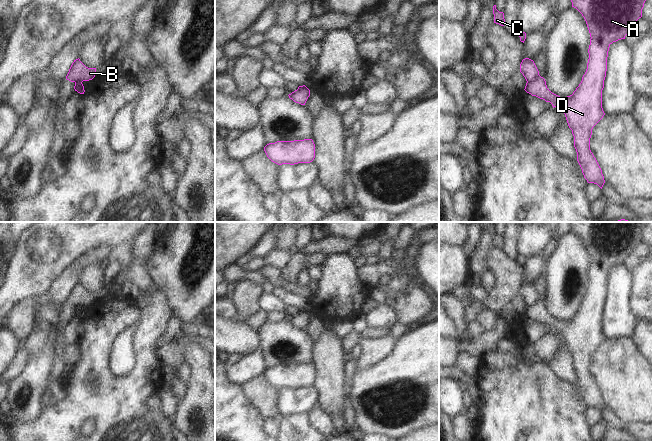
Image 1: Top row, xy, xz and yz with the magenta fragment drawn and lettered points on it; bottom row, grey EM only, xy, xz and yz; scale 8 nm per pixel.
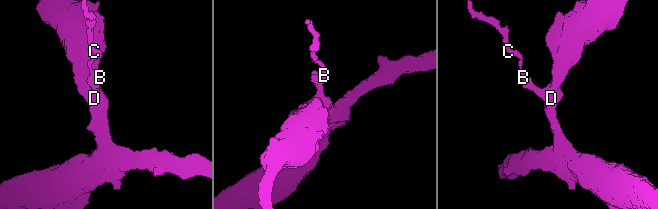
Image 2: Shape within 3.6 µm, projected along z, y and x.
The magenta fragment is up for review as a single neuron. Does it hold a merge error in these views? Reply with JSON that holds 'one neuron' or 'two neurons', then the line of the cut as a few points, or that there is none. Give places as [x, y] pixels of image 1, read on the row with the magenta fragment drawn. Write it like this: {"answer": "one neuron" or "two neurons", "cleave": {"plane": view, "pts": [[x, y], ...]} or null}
{"answer": "two neurons", "cleave": {"plane": "yz", "pts": [[539, 75], [527, 82]]}}

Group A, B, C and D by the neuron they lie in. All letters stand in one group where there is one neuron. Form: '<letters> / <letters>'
A D / B C

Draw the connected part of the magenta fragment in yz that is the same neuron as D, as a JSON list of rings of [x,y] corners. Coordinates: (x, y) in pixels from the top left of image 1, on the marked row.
[[[571,0],[572,7],[576,8],[584,17],[589,33],[590,45],[587,69],[582,81],[572,95],[560,97],[552,93],[546,81],[540,75],[533,81],[527,82],[525,91],[532,96],[550,102],[558,107],[564,114],[569,128],[574,136],[574,147],[577,152],[577,161],[582,169],[584,178],[588,183],[597,184],[601,189],[605,183],[602,170],[590,150],[590,138],[593,127],[605,115],[602,108],[602,90],[607,71],[607,57],[609,47],[613,42],[625,39],[636,21],[642,17],[642,9],[646,0]]]

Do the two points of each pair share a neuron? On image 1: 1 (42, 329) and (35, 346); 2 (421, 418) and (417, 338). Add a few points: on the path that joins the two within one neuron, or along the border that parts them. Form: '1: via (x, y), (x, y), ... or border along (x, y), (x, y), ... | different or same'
1: via (41, 333), (39, 342) | same
2: via (386, 428), (363, 414), (356, 397), (385, 373) | same

